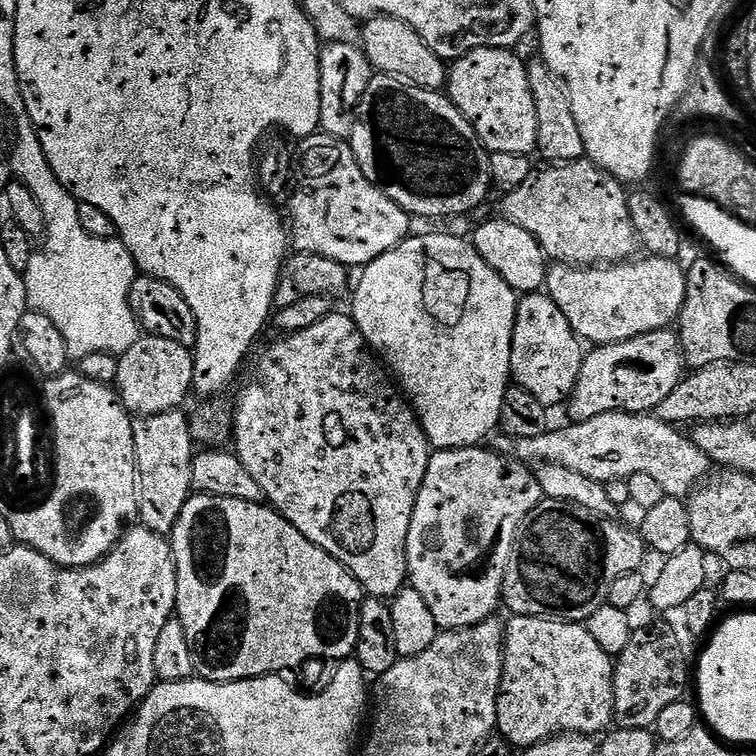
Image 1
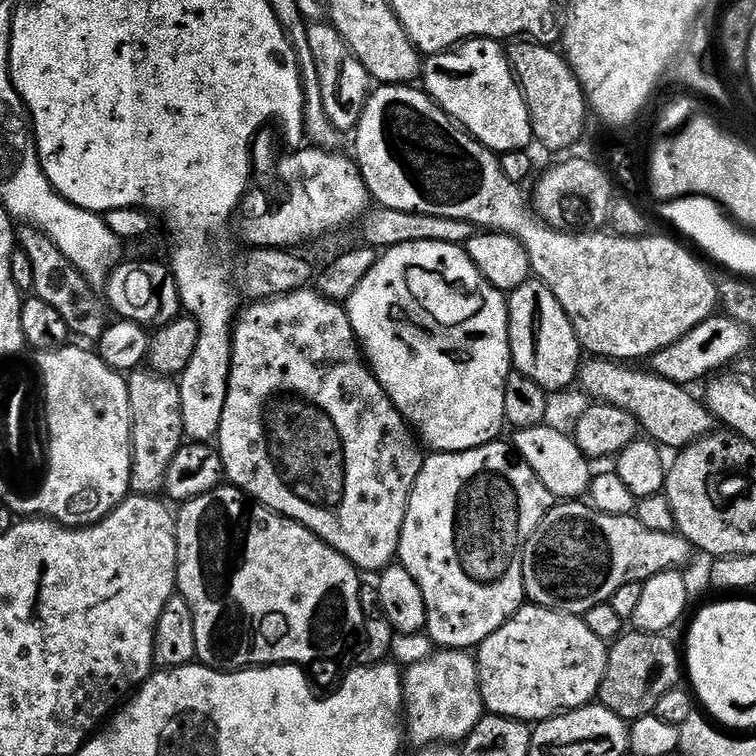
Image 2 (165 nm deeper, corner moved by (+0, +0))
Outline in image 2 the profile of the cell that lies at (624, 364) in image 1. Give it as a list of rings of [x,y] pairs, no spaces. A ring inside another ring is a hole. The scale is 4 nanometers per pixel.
[[[713,314],[703,320],[690,334],[682,337],[677,344],[671,344],[650,358],[651,371],[656,375],[672,380],[676,384],[692,386],[695,380],[703,381],[719,373],[728,363],[739,361],[752,344],[753,333],[744,324],[739,324],[727,314]]]

